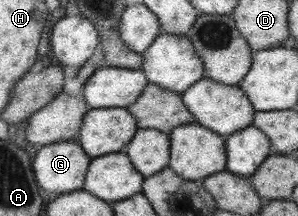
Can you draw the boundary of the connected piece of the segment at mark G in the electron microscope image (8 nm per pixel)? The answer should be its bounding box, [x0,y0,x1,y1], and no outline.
[32,139,91,197]

